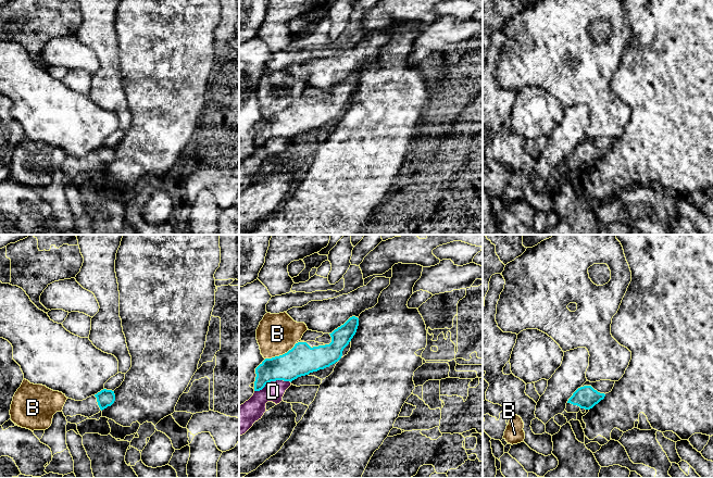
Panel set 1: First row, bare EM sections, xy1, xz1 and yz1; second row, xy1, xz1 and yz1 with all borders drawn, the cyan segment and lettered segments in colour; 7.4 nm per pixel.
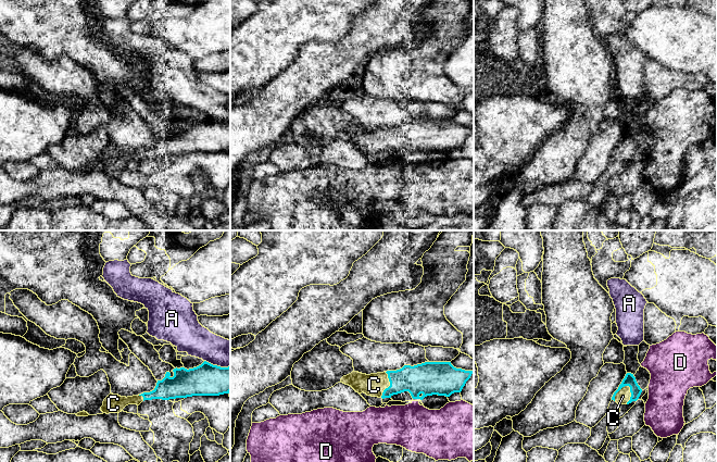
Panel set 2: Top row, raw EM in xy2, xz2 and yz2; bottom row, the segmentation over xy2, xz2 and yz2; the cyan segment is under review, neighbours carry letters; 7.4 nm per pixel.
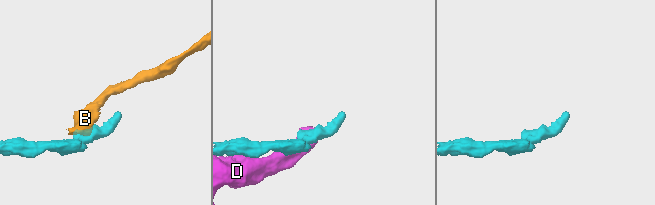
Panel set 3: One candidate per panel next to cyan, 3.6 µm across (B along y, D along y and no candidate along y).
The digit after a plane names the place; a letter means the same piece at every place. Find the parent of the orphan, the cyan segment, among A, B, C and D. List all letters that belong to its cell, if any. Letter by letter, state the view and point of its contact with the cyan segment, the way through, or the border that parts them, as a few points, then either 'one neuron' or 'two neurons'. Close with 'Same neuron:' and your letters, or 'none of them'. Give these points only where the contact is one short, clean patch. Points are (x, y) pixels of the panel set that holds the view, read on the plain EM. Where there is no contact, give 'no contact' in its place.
A: contact xy2 (216, 122); border xy2 (204, 116), (221, 123), (229, 123); two neurons
B: contact xz1 (280, 112); border xz1 (296, 99), (286, 109), (265, 115); two neurons
C: contact yz2 (619, 146); way yz2 (629, 136), (619, 146), (623, 152); one neuron
D: contact xz1 (272, 137); two neurons
Same neuron: C

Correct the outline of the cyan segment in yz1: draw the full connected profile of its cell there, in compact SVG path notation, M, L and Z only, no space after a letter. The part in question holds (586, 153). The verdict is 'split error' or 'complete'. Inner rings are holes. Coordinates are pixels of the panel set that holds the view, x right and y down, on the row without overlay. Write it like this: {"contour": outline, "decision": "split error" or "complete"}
{"contour": "M591 142L580 143L568 155L565 167L567 169L578 169L581 165L590 166L604 153L604 150L598 149Z", "decision": "split error"}

